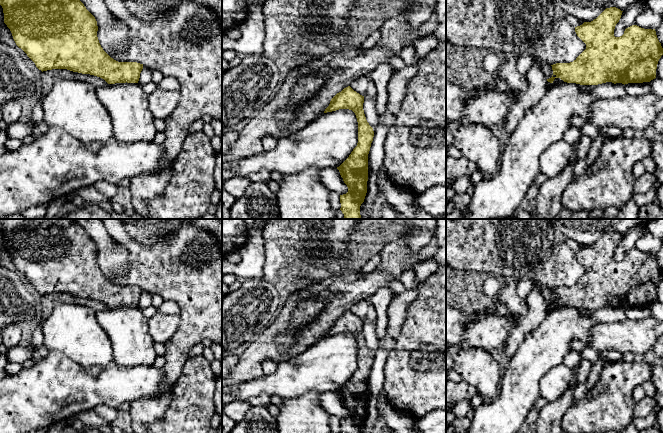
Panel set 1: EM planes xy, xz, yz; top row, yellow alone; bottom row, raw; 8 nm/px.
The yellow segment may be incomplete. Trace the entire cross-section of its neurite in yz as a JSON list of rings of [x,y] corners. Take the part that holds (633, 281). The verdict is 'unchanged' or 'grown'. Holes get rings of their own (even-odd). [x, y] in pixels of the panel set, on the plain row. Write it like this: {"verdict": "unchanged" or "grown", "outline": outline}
{"verdict": "unchanged", "outline": [[[616,231],[606,232],[593,245],[575,251],[575,256],[586,268],[586,273],[573,286],[551,289],[553,299],[547,305],[553,307],[555,302],[560,302],[564,306],[580,309],[598,309],[606,306],[625,309],[650,306],[655,303],[657,288],[663,279],[663,272],[656,255],[632,249],[625,253],[622,260],[615,261],[614,253],[622,236]]]}

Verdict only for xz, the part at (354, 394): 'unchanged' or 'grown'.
unchanged

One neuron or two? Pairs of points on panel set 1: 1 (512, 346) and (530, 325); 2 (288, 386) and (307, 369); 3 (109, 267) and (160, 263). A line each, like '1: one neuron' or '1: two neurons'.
1: one neuron
2: one neuron
3: two neurons

